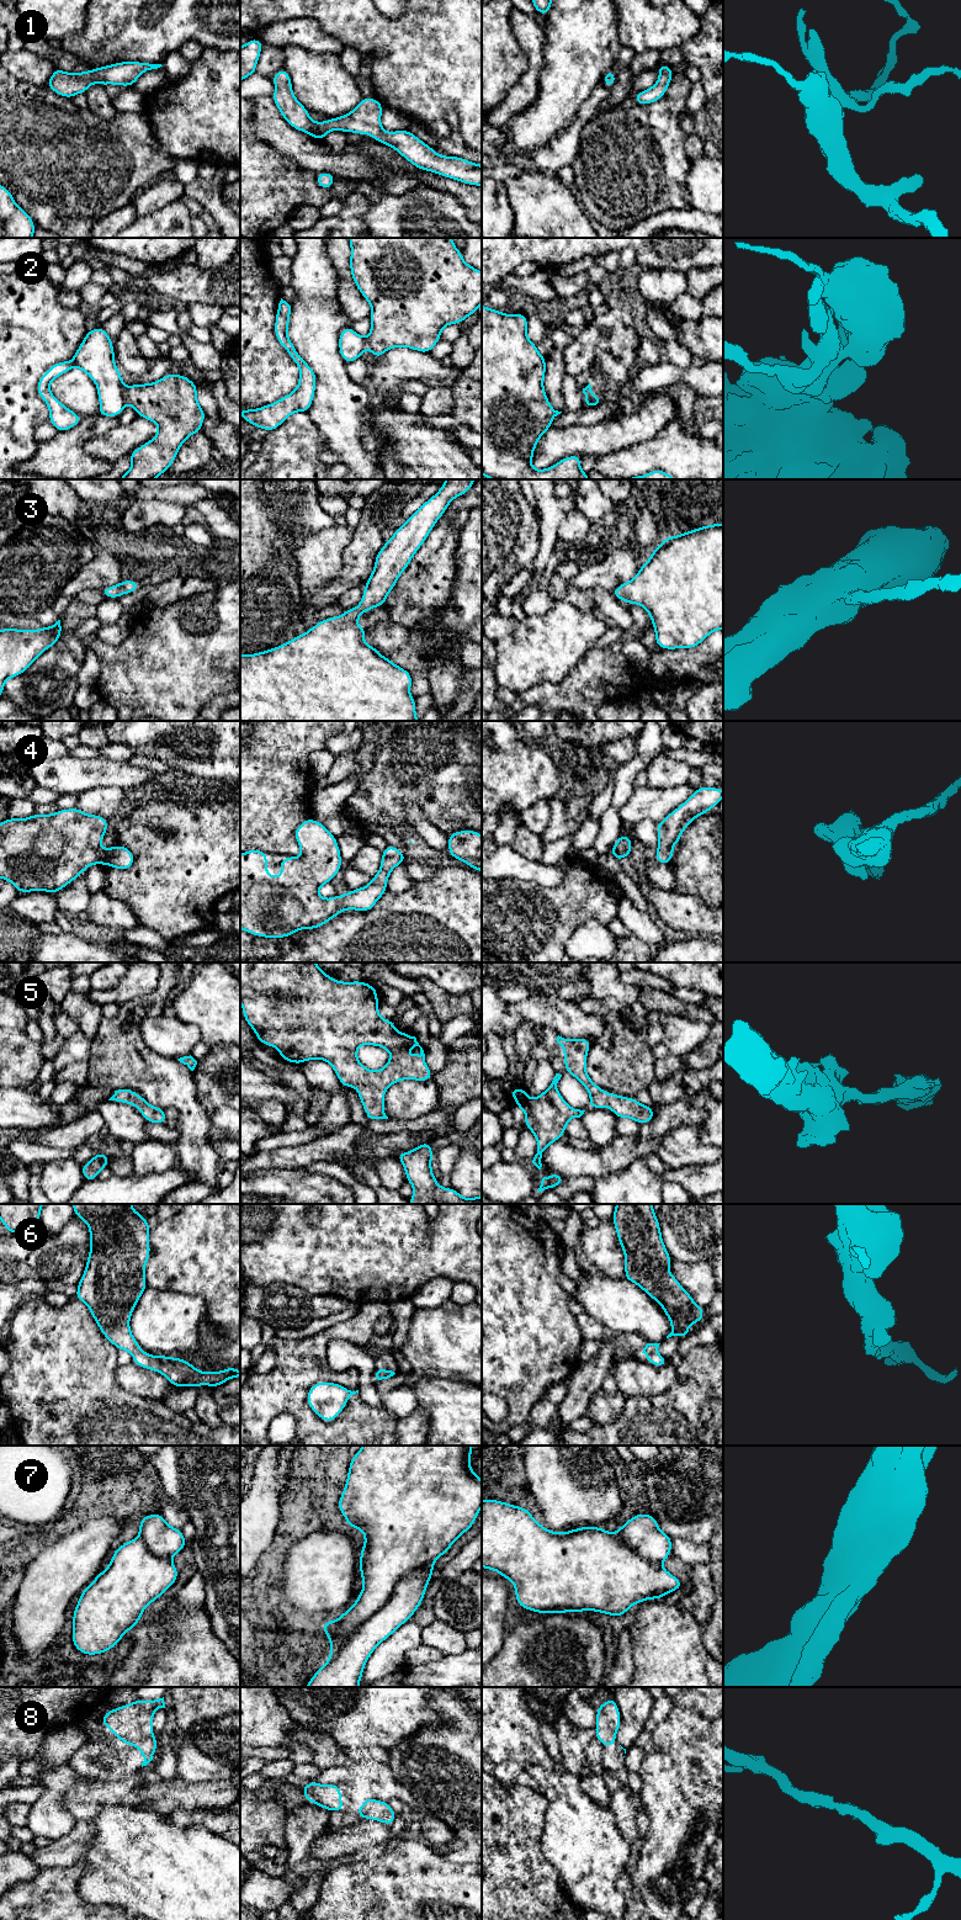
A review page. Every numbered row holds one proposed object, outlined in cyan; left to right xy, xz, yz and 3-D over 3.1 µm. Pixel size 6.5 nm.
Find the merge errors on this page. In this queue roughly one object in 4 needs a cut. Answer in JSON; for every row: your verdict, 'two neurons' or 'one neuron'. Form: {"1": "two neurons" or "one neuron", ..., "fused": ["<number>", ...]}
{"1": "one neuron", "2": "two neurons", "3": "one neuron", "4": "one neuron", "5": "one neuron", "6": "one neuron", "7": "two neurons", "8": "one neuron", "fused": ["2", "7"]}

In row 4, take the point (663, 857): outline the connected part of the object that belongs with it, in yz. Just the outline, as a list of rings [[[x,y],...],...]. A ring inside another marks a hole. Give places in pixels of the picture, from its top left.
[[[701,785],[689,799],[657,823],[658,849],[654,860],[659,864],[670,864],[674,856],[673,845],[679,844],[684,829],[697,816],[706,815],[718,806],[723,790]]]

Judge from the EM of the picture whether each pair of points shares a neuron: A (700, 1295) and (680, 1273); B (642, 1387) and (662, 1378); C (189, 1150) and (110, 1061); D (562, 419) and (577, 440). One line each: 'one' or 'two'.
A: one
B: one
C: one
D: two

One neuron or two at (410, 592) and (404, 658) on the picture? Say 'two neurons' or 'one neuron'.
two neurons

